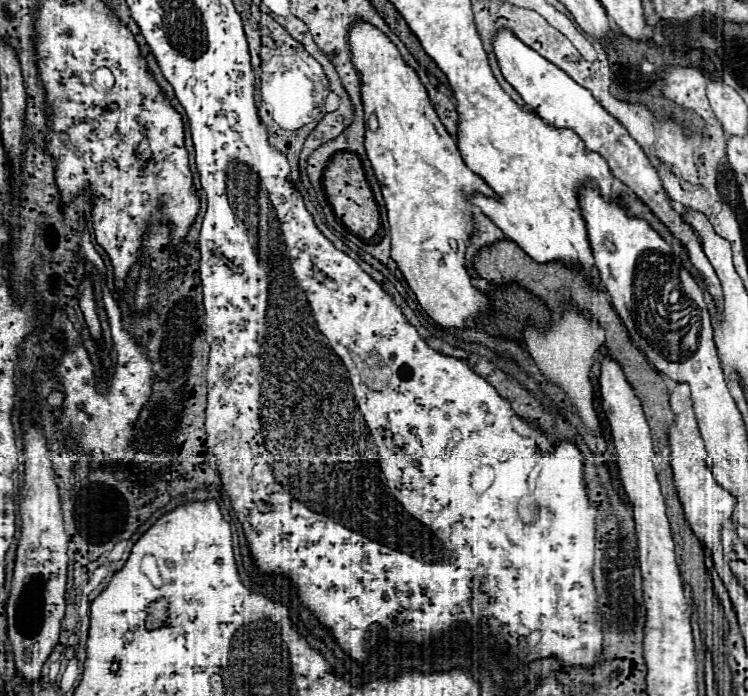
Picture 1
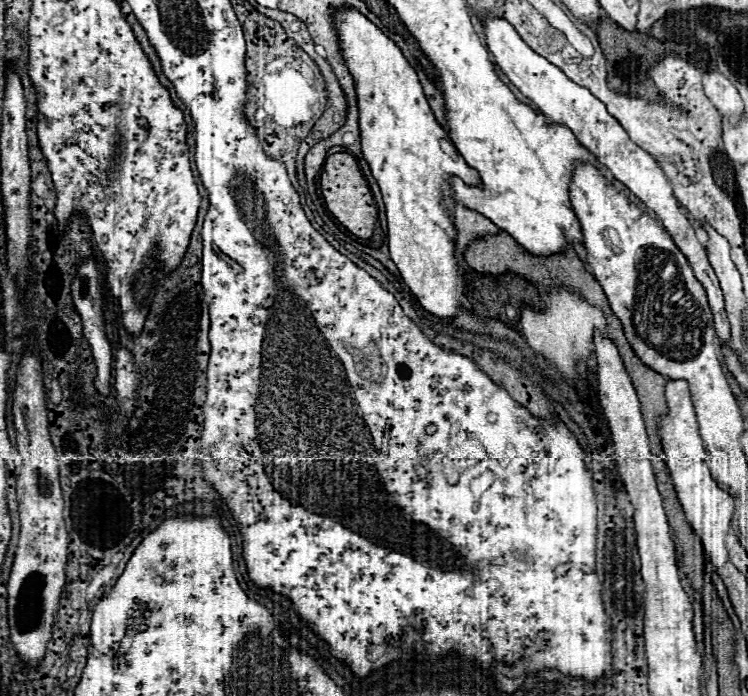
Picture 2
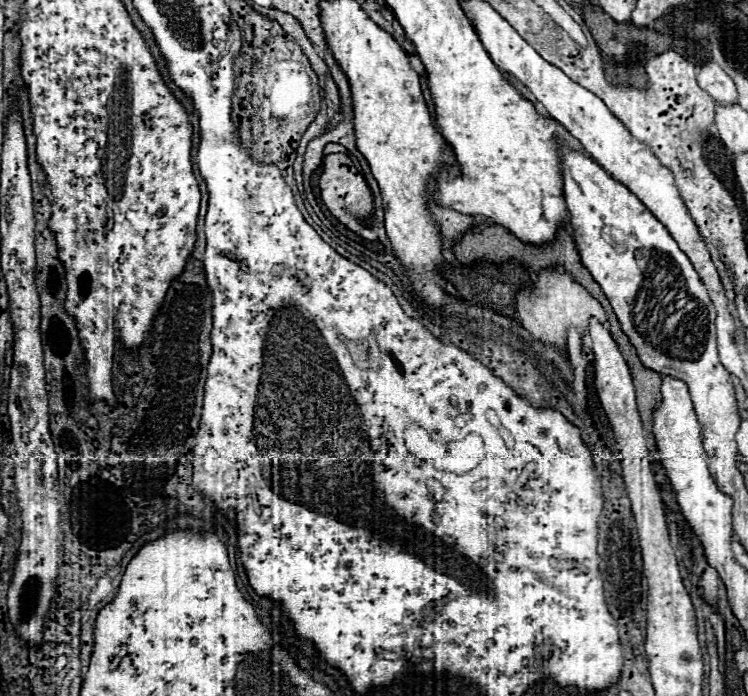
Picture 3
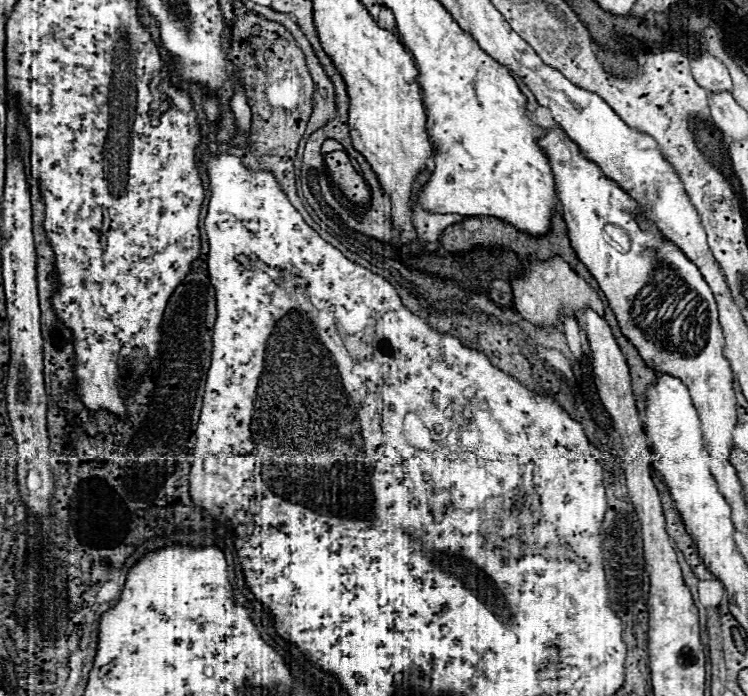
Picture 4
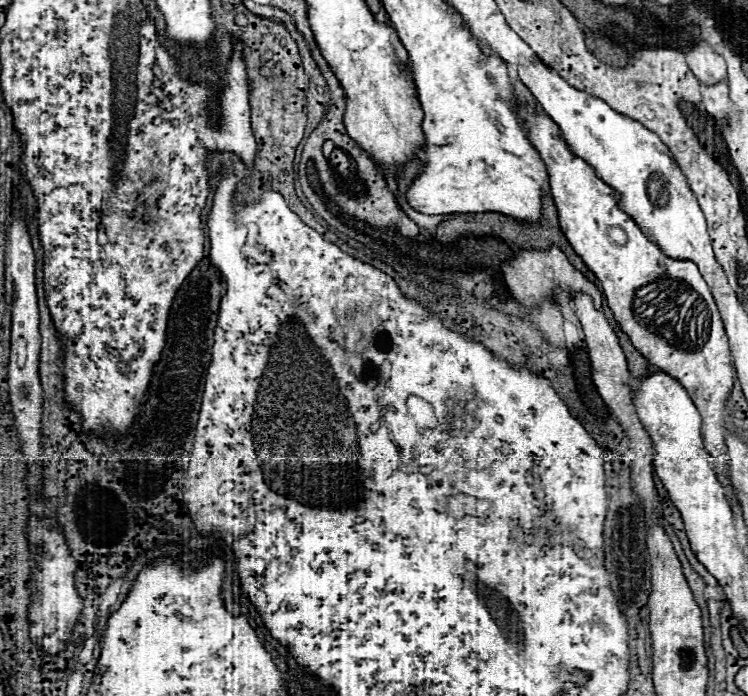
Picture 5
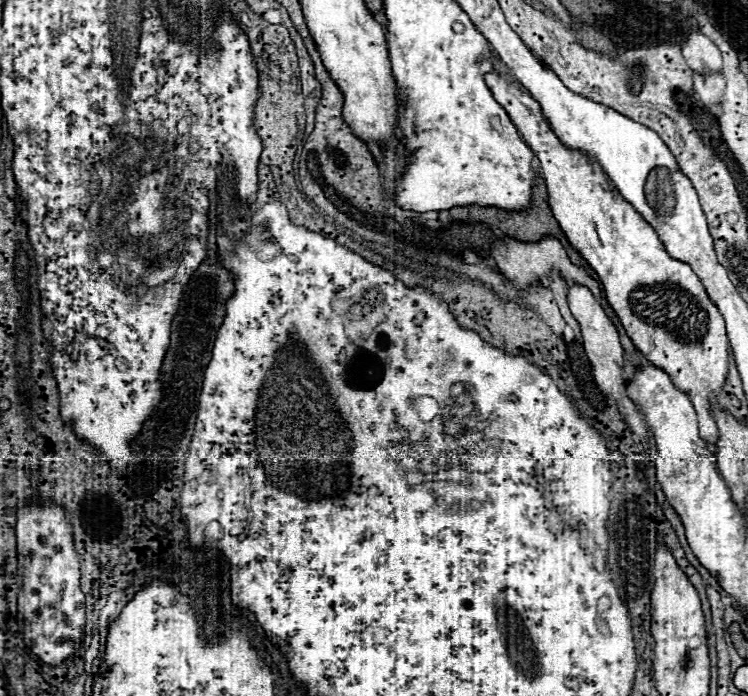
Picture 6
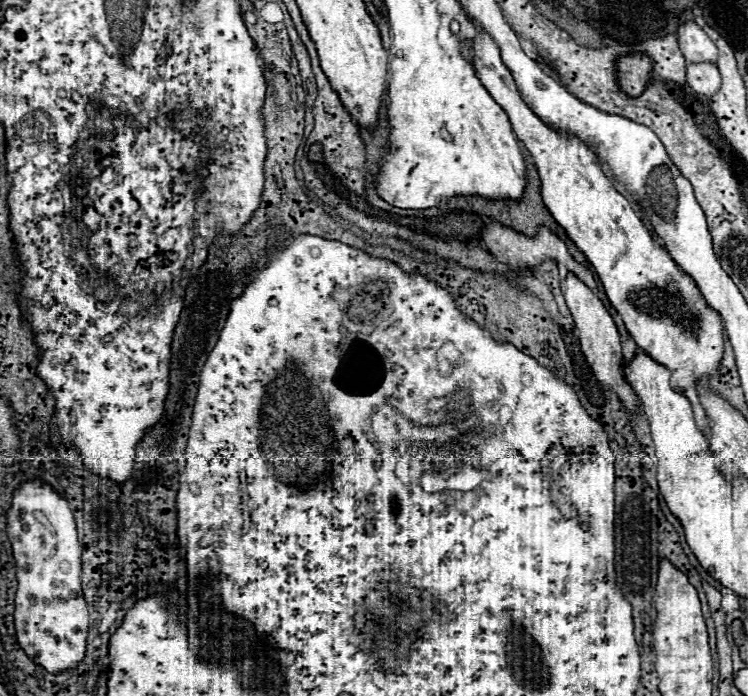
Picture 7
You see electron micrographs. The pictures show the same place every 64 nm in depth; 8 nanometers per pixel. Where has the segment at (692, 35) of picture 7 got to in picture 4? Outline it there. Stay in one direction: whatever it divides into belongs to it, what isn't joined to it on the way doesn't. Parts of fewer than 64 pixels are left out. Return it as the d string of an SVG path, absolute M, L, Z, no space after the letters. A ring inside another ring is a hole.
M702 54L692 60L692 74L708 92L732 92L732 80L726 66L710 54Z

